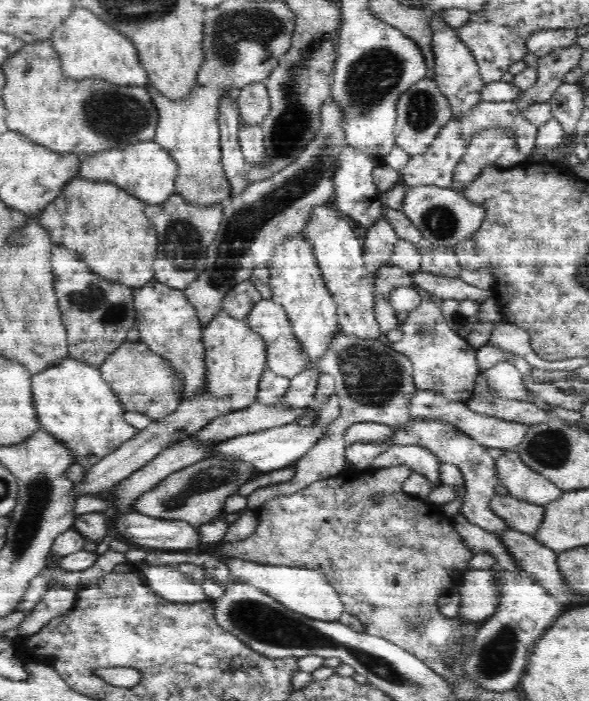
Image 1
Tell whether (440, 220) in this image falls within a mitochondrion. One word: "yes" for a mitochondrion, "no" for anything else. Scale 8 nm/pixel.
yes

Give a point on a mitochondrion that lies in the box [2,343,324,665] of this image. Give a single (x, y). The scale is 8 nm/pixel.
(40, 489)

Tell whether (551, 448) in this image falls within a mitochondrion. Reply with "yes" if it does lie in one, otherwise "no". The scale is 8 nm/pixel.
yes

